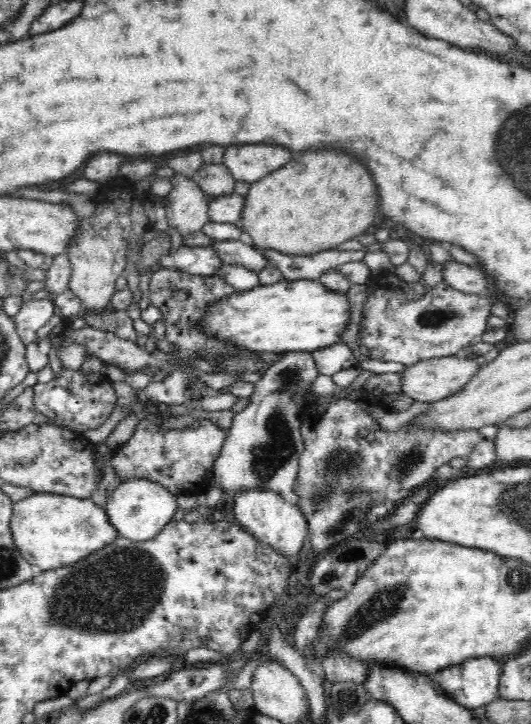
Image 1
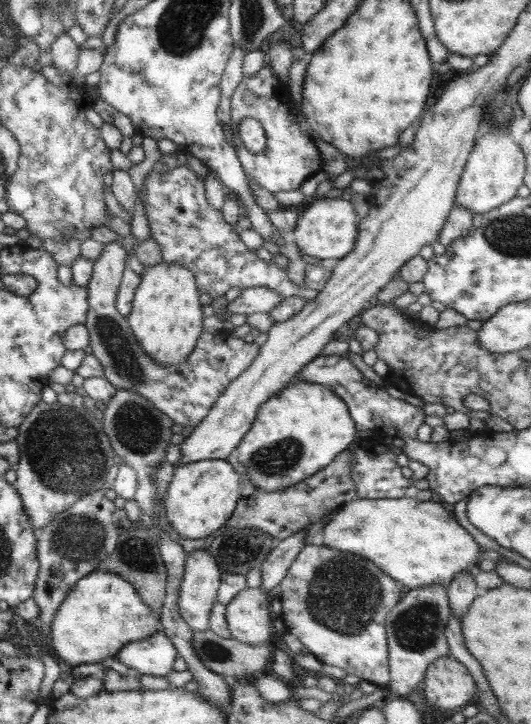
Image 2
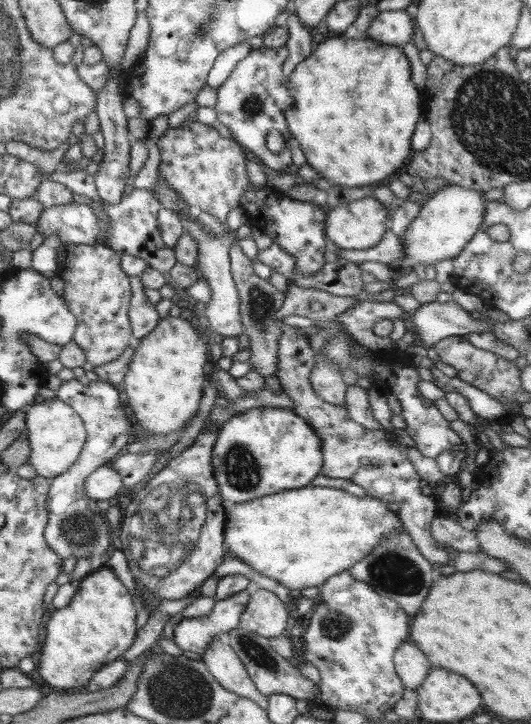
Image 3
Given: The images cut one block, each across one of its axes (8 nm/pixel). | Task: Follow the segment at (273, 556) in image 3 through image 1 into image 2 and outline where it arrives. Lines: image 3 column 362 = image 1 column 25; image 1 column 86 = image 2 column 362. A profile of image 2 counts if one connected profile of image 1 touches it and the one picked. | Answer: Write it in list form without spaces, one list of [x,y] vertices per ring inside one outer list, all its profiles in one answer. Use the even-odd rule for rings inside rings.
[[[357,498],[330,512],[323,544],[367,558],[406,588],[441,584],[446,587],[459,572],[476,573],[482,548],[441,504],[417,498]]]

